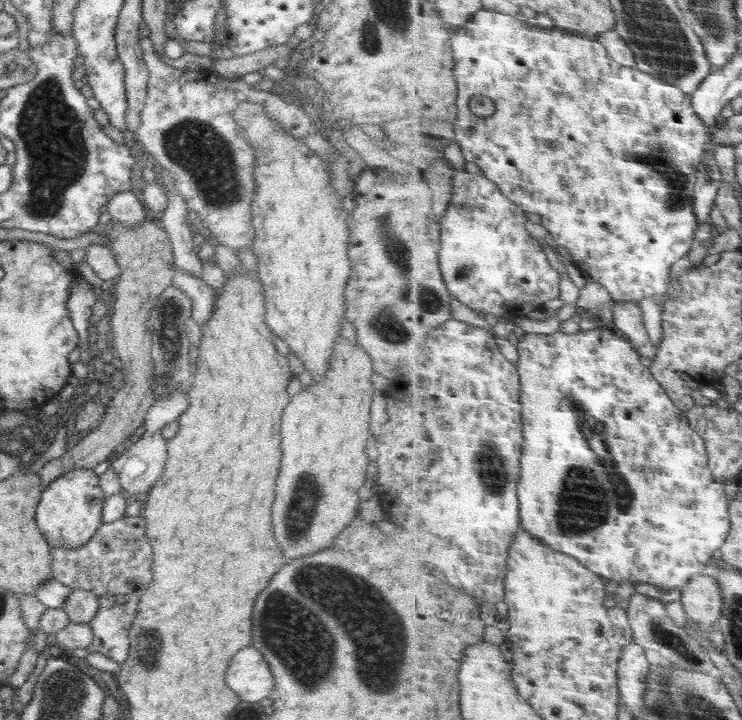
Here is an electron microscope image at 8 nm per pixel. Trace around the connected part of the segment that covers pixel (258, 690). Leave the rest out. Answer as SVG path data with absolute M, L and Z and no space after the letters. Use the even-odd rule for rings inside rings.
M248 646L232 658L226 670L226 684L244 702L260 702L264 698L270 698L274 677L262 654Z

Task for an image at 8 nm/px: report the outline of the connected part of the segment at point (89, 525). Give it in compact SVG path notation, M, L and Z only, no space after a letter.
M72 469L49 482L42 491L35 518L38 528L51 547L76 548L85 545L103 523L102 512L107 494L100 488L93 469Z

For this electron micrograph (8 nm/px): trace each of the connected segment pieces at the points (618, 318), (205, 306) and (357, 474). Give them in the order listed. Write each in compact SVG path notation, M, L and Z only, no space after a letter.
M614 302L612 304L615 311L614 328L621 334L625 334L628 340L635 345L648 344L650 336L644 325L644 312L635 302Z
M176 269L172 282L184 294L192 298L191 317L201 326L211 317L215 301L215 291L202 279L190 276L182 269Z
M341 334L336 338L334 358L330 362L328 374L322 382L314 382L296 396L290 398L284 416L282 416L282 468L276 480L276 500L272 504L274 518L274 538L290 560L308 556L316 550L322 550L332 544L332 540L346 528L358 512L358 490L364 486L368 458L366 458L366 440L370 436L370 402L374 388L370 376L374 372L372 360L366 351L356 342L350 342Z

